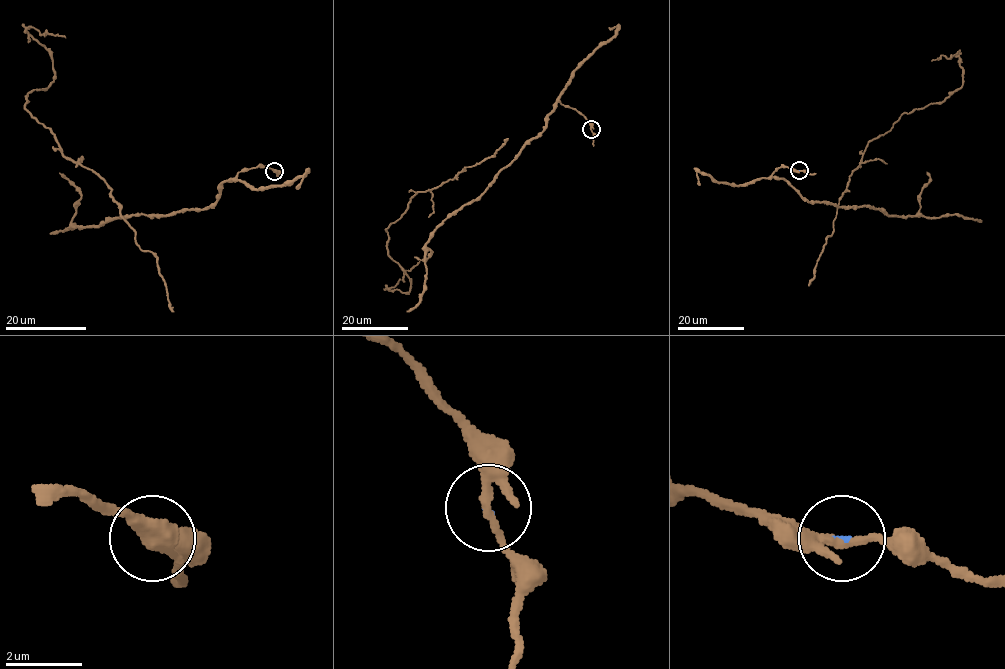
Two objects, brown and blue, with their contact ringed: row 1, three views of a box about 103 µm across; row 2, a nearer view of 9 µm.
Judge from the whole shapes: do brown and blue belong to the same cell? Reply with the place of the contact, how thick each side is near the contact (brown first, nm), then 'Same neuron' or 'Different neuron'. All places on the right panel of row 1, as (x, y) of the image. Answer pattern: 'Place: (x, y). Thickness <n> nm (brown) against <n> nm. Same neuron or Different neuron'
Place: (799, 170). Thickness 200 nm (brown) against 70 nm. Different neuron

